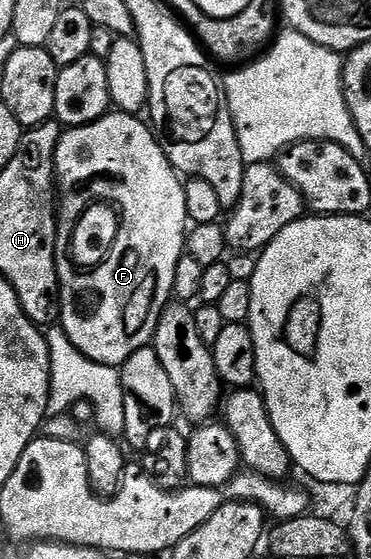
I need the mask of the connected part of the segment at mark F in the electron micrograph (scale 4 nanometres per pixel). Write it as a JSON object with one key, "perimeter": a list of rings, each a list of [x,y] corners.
{"perimeter":[[[113,110],[95,122],[62,131],[55,165],[55,184],[59,189],[59,325],[87,358],[114,366],[124,364],[135,350],[152,341],[159,314],[163,314],[174,295],[176,267],[185,252],[185,238],[191,224],[182,177],[165,157],[154,129],[141,118],[132,112]]]}

